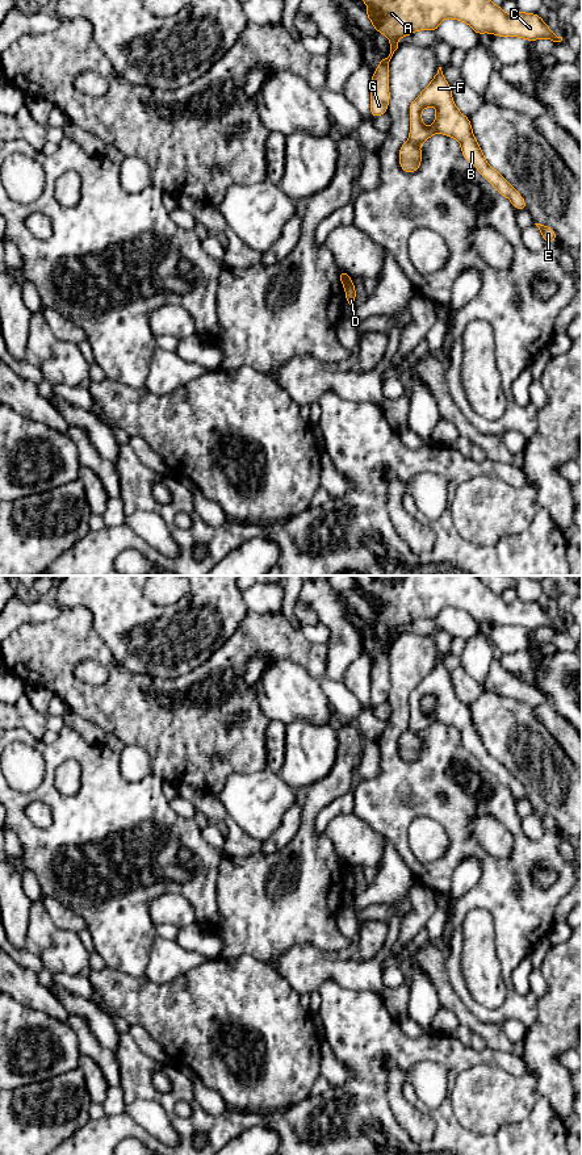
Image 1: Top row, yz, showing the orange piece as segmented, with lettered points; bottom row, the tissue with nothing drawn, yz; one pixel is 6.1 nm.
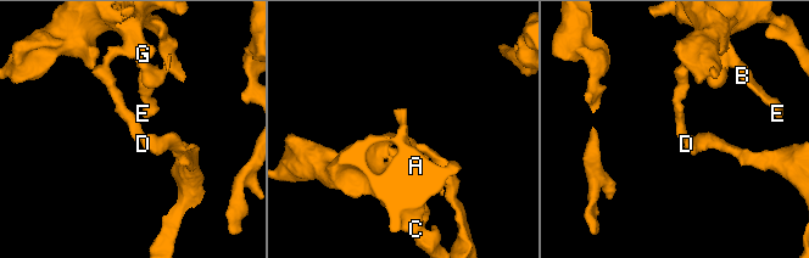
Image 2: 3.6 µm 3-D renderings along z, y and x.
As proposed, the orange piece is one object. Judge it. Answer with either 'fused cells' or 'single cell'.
fused cells

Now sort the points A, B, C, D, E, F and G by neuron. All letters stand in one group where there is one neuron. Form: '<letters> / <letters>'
A B C E F G / D

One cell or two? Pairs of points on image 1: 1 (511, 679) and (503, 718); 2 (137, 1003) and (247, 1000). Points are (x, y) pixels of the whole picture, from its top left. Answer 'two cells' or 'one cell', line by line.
1: two cells
2: one cell

